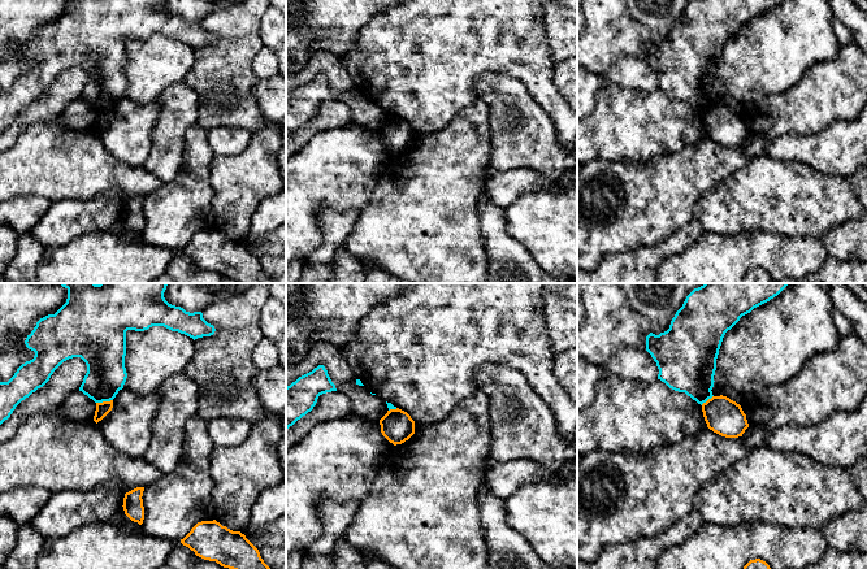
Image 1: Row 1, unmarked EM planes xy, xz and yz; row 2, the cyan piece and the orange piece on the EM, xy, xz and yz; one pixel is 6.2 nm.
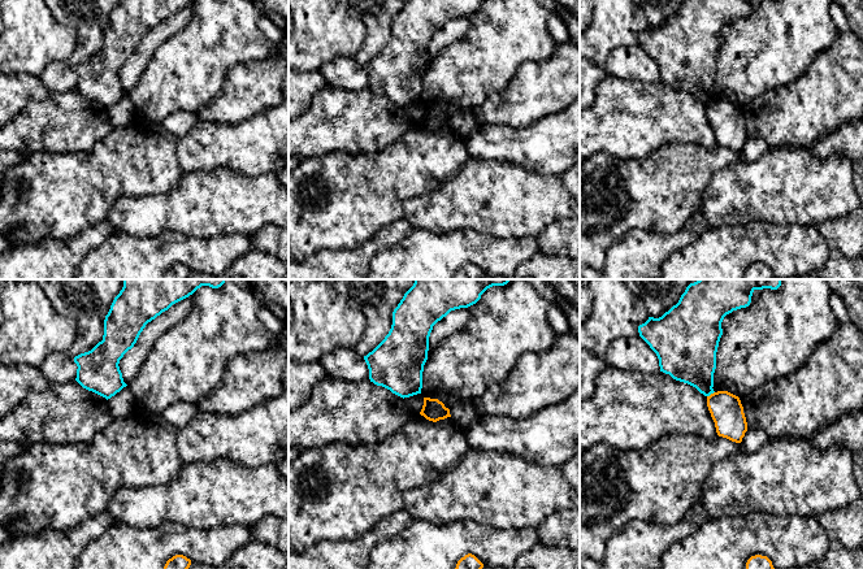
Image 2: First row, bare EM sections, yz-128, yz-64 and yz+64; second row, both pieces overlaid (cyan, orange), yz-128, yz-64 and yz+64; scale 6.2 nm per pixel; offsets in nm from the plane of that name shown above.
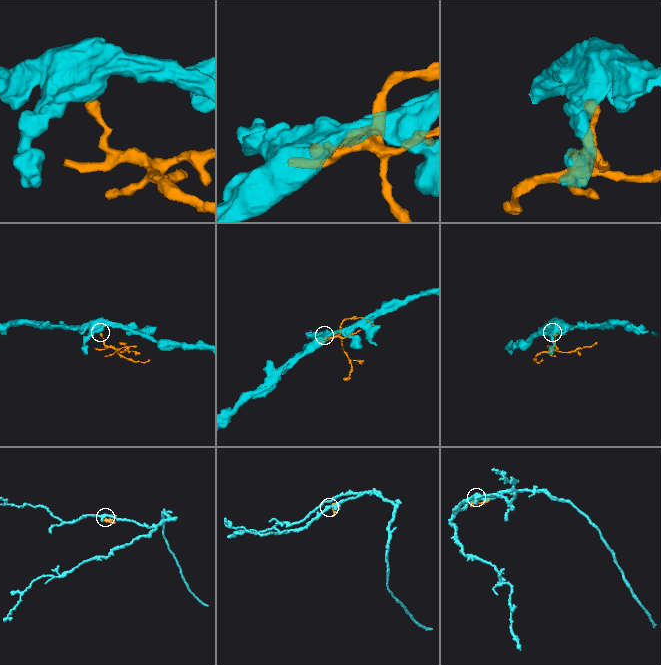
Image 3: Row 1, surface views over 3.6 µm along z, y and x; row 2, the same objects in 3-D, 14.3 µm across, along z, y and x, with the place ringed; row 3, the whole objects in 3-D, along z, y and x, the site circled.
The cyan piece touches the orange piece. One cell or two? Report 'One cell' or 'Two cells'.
Two cells

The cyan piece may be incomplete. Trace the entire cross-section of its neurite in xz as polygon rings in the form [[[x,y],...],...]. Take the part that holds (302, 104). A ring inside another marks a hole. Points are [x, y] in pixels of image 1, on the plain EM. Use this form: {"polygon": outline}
{"polygon": [[[318,74],[286,96],[286,139],[313,118],[320,104],[337,100],[328,79]]]}

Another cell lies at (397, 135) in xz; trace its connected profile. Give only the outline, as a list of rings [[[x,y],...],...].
[[[399,117],[387,120],[380,134],[382,144],[394,155],[404,152],[415,143],[415,130]]]

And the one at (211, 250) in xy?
[[[216,229],[198,231],[181,252],[196,265],[240,283],[274,283],[244,243],[233,240]]]

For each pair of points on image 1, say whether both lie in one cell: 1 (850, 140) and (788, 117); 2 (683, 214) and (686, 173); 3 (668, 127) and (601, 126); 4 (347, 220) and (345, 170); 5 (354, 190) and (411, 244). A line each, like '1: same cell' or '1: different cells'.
1: different cells
2: same cell
3: same cell
4: different cells
5: different cells

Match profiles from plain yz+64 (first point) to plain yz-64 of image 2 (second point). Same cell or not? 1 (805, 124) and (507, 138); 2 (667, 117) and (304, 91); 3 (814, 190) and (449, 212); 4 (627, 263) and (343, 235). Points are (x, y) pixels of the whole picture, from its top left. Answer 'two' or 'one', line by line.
1: two
2: two
3: one
4: two

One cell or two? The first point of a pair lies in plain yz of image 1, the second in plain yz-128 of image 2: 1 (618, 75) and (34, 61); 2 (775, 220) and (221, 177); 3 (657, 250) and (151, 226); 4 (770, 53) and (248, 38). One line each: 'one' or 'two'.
1: two
2: one
3: two
4: one

